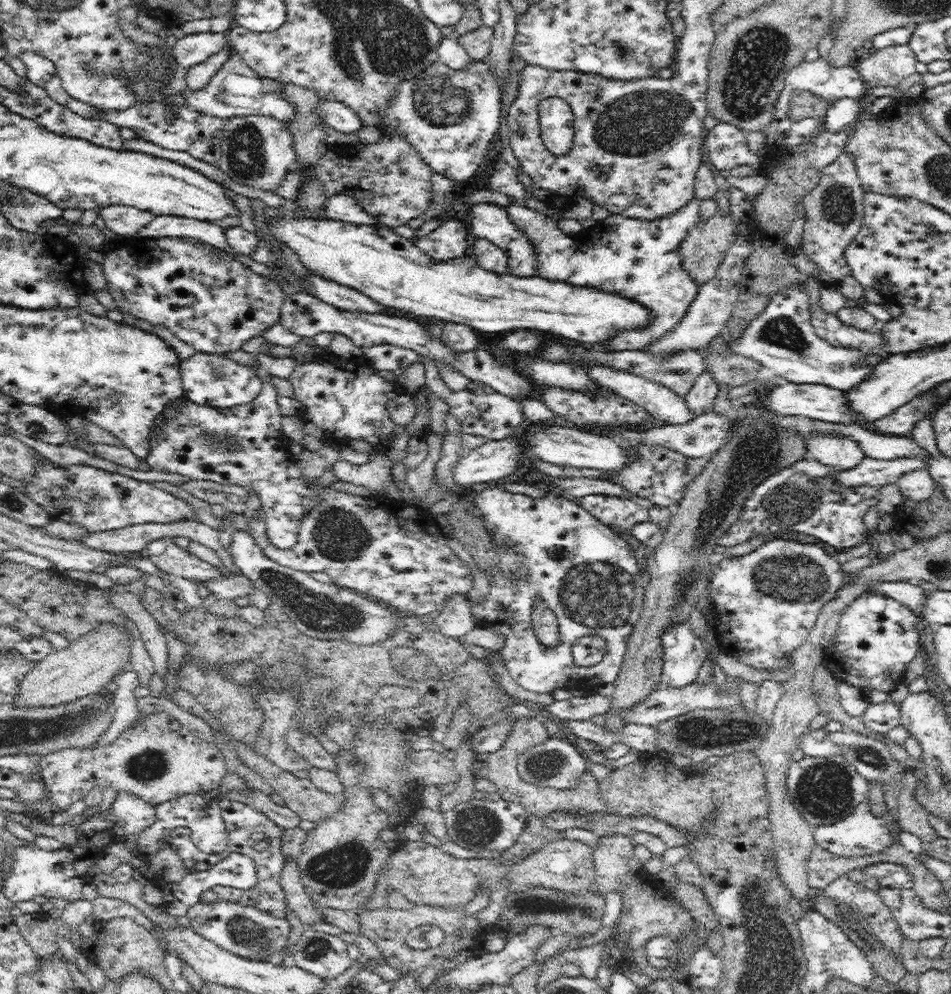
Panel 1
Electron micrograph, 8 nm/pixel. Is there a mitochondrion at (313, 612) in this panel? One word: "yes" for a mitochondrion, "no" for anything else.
yes

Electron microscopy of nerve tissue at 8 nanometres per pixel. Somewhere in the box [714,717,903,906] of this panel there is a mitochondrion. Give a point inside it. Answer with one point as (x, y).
(825, 790)

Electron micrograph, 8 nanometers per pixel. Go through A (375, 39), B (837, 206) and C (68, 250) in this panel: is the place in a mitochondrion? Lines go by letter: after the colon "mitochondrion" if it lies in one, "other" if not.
A: mitochondrion
B: mitochondrion
C: other

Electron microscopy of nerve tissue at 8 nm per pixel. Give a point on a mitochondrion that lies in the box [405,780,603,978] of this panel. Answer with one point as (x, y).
(535, 902)

